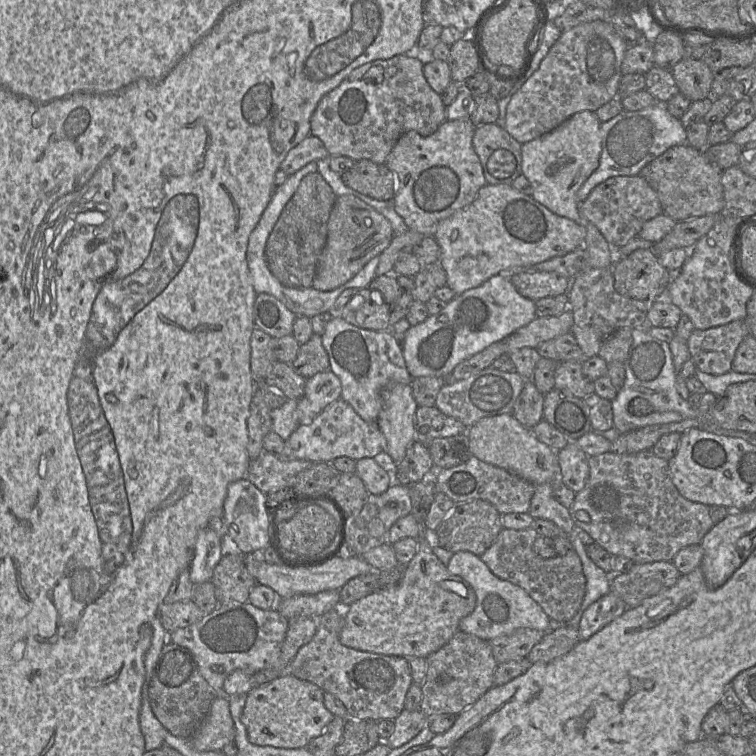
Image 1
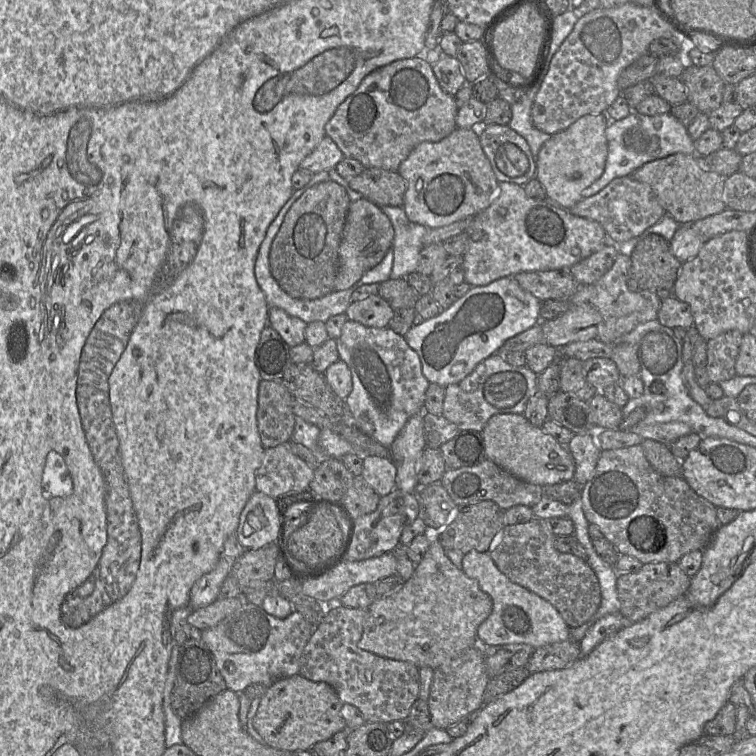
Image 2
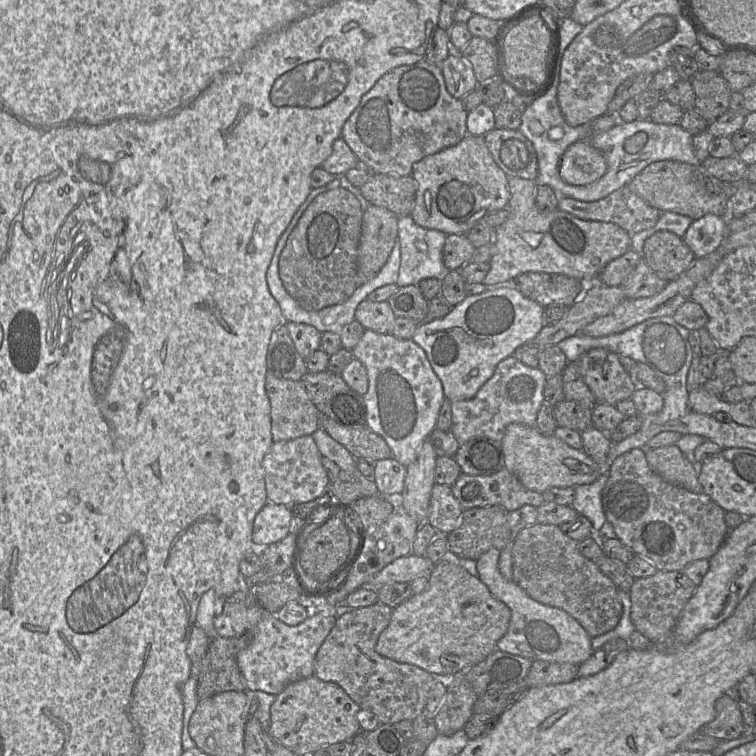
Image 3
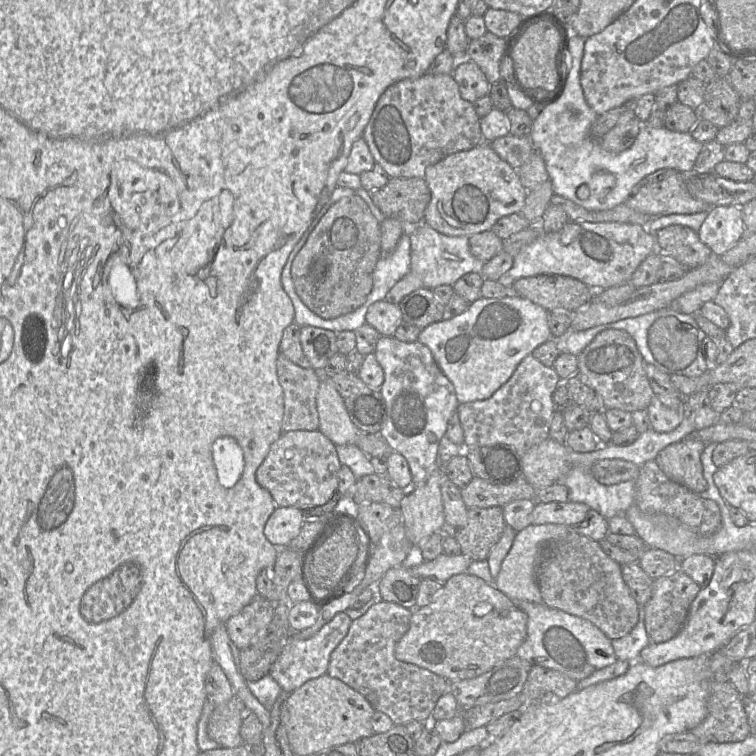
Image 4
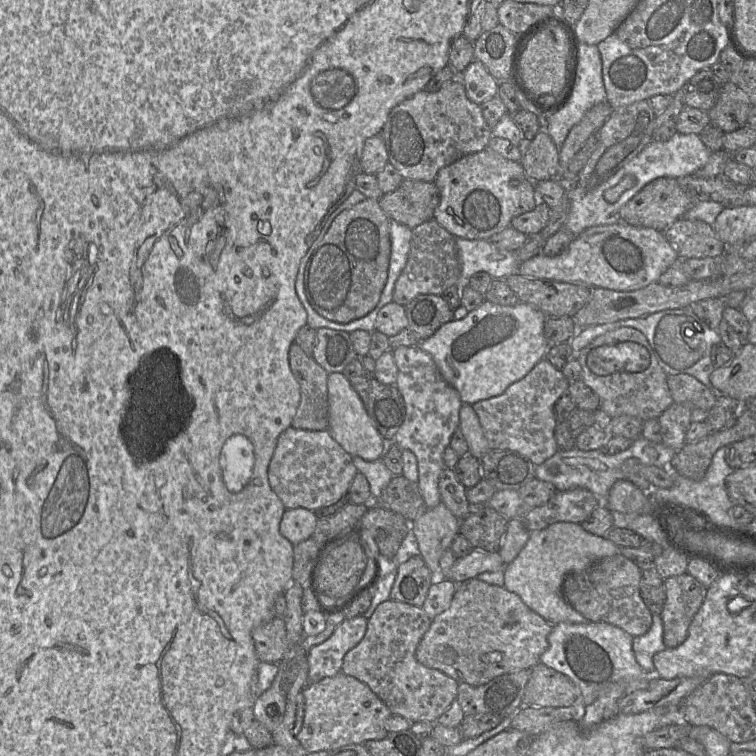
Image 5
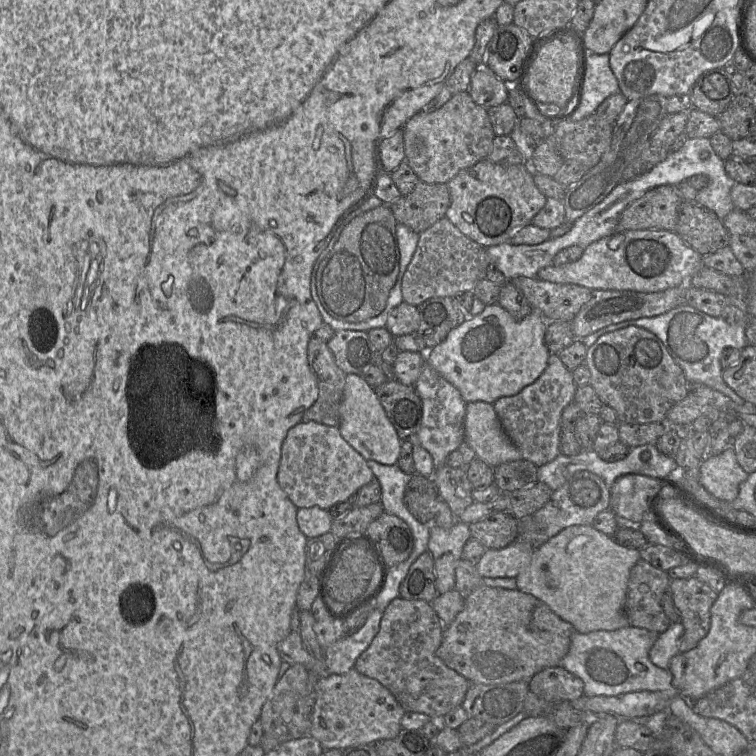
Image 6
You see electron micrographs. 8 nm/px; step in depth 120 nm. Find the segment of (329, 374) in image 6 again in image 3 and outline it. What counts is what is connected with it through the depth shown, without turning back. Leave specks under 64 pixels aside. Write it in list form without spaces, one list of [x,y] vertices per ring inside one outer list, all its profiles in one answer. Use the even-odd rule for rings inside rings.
[[[267,375],[265,389],[271,405],[271,434],[273,442],[312,435],[319,428],[320,413],[301,380]]]

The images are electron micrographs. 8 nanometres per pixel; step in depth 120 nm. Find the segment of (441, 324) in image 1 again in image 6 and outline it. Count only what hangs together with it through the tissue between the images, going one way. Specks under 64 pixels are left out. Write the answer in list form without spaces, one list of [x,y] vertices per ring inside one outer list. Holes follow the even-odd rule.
[[[487,305],[477,315],[468,315],[468,320],[452,329],[445,340],[429,349],[426,364],[452,384],[466,403],[494,403],[502,397],[513,396],[523,388],[532,384],[545,370],[550,352],[545,344],[544,336],[547,321],[536,310],[521,320],[513,318],[500,305]]]

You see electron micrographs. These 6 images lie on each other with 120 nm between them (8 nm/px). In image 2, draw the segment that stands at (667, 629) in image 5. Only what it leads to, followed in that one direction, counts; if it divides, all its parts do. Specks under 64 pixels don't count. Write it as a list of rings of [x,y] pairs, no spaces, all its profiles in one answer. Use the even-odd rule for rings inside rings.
[[[658,562],[645,563],[640,570],[633,573],[619,573],[617,594],[620,601],[620,612],[629,622],[639,622],[653,612],[668,606],[674,600],[687,594],[691,578],[681,569],[678,563]]]

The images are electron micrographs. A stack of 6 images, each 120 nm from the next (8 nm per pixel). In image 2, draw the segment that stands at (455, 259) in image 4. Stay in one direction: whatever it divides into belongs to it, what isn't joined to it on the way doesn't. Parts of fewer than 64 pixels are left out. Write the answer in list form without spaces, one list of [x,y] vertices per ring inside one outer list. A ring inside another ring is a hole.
[[[380,207],[394,228],[394,240],[391,246],[394,261],[390,278],[405,279],[406,276],[418,270],[420,252],[424,248],[423,237],[427,227],[410,221],[403,207]]]

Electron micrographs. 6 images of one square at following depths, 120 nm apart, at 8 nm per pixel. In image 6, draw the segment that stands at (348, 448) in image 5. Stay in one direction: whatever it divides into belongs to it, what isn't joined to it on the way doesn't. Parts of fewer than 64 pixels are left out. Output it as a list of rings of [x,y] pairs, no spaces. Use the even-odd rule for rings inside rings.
[[[347,374],[340,404],[339,431],[345,441],[349,443],[365,460],[371,460],[383,465],[395,465],[399,459],[402,440],[389,421],[375,390],[361,375]]]

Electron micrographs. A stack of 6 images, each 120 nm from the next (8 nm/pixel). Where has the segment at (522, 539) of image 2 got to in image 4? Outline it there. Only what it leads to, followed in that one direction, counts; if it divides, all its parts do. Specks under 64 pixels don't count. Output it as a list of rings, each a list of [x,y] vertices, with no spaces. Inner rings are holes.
[[[535,502],[531,524],[562,524],[573,526],[581,522],[589,510],[590,507],[588,505],[580,502]],[[571,530],[565,538],[559,538],[548,543],[542,550],[536,578],[542,602],[545,605],[590,621],[611,640],[624,637],[638,623],[638,603],[632,597],[623,580],[621,564],[605,554],[599,542],[586,536]]]

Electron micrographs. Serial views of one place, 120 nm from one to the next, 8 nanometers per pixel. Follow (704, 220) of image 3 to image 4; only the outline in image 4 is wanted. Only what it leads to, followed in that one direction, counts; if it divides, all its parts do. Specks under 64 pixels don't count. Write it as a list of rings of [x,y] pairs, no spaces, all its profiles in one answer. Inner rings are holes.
[[[711,207],[697,233],[699,239],[711,249],[714,255],[722,255],[733,248],[746,233],[741,208]]]

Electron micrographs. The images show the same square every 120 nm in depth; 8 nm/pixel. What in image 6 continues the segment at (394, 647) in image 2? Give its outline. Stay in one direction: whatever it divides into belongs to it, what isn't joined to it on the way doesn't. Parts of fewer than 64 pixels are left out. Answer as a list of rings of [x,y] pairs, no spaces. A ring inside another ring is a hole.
[[[482,584],[465,597],[461,612],[444,628],[436,654],[469,683],[528,682],[544,668],[560,666],[575,632],[570,623],[533,595]]]

